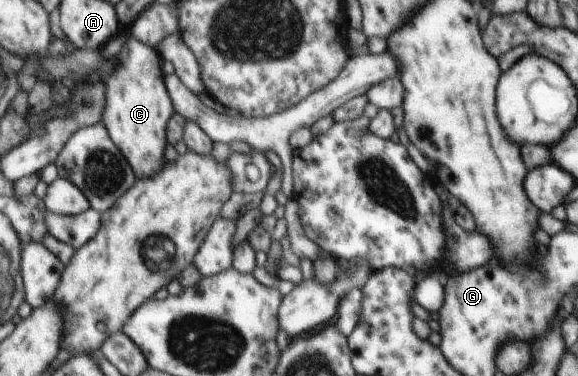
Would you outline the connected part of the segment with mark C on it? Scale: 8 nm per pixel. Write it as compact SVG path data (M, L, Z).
M132 36L126 43L117 43L119 46L119 66L105 80L106 106L101 122L107 127L108 134L127 159L136 178L147 179L166 164L166 123L175 110L162 78L162 60L158 52Z

